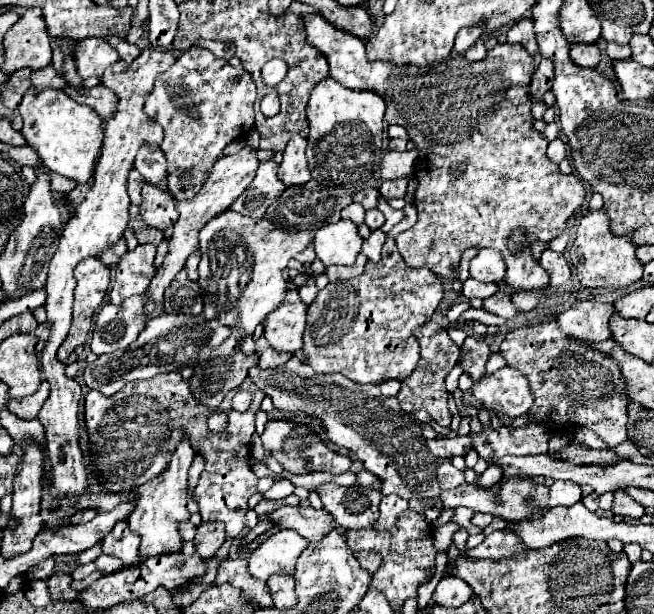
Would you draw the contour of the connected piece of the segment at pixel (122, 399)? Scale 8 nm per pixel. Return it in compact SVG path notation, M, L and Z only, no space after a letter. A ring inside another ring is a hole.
M180 372L158 374L150 380L130 382L114 396L104 396L98 390L90 390L86 394L84 418L98 482L104 484L106 492L110 494L130 492L146 484L148 480L156 478L158 472L168 468L170 454L176 450L184 434L190 434L188 440L194 452L204 458L204 470L200 474L198 486L192 492L192 498L198 502L204 522L224 522L226 536L236 538L245 526L248 498L257 492L258 477L252 472L248 460L252 452L250 440L256 430L254 416L264 400L264 392L258 390L250 378L246 378L238 390L252 392L252 404L246 412L232 410L230 402L234 392L230 392L226 398L228 428L220 434L212 434L208 430L206 420L212 414L212 408L196 402L188 380L184 380ZM158 454L164 454L162 462L158 460Z

